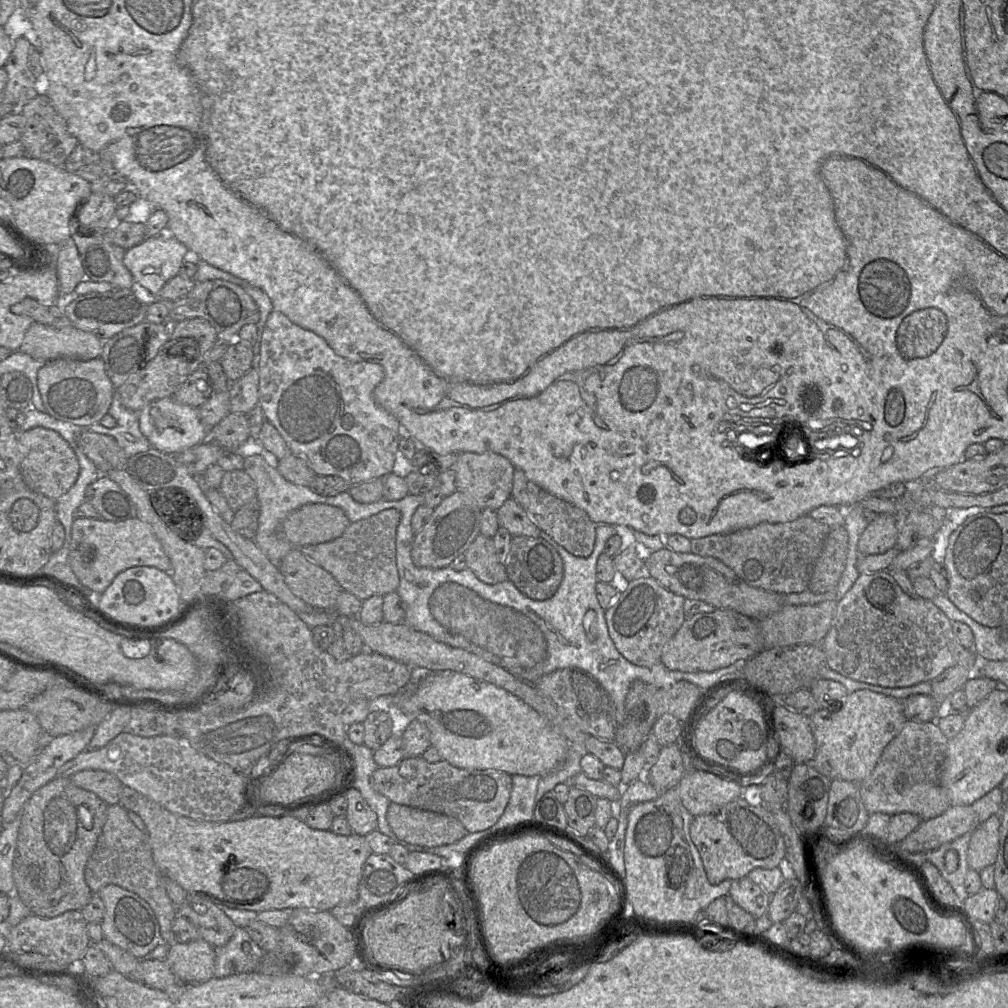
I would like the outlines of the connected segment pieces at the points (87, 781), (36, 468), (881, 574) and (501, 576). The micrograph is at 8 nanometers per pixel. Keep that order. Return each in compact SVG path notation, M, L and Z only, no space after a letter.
M81 770L70 778L76 786L95 793L107 805L120 803L123 784L115 775L103 770Z
M34 427L18 433L20 472L28 487L53 500L58 500L76 482L79 476L79 462L68 442L56 431Z
M888 570L860 574L845 596L837 601L832 624L821 647L828 667L848 678L883 687L908 687L931 681L946 669L957 665L975 670L979 664L977 654L959 643L953 633L951 621L944 612L931 600L909 596Z
M479 534L465 551L466 565L482 582L493 585L508 579L505 565L499 562L492 538Z

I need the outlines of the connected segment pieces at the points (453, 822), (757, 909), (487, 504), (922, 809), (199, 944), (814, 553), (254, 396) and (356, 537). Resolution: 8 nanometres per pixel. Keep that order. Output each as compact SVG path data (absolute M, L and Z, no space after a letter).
M395 802L390 803L386 818L400 840L422 847L452 844L468 833L454 817Z
M747 876L732 880L729 895L739 907L751 914L754 919L767 913L772 896Z
M461 452L453 469L456 474L456 491L472 498L481 509L498 510L511 497L515 466L500 454Z
M907 720L900 733L884 748L870 776L857 783L866 810L870 814L881 812L888 815L908 812L921 820L944 813L951 806L948 794L940 783L948 740L936 721Z
M204 939L173 942L165 962L182 984L199 984L214 977L215 947Z
M808 515L791 522L762 522L728 534L691 540L690 553L723 562L746 584L777 594L801 593L808 589L816 560L830 527Z
M252 367L229 388L230 412L248 413L259 404L259 371Z
M394 508L352 522L338 538L300 548L311 561L329 572L343 588L361 601L373 595L386 595L399 586L396 563L396 531L401 514Z

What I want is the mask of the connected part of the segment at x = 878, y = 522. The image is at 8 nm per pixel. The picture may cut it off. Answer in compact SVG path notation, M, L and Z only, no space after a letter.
M881 513L868 526L858 541L861 556L884 554L896 546L899 535L898 519L894 514Z

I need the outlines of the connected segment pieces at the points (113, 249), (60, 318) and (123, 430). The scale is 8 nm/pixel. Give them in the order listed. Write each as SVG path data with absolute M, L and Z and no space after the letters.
M77 231L72 233L71 238L78 249L87 279L93 282L108 282L114 288L131 289L133 287L134 278L123 263L126 250L111 243L106 237L106 233L82 234L80 231Z
M58 286L58 301L53 305L43 305L33 298L25 298L11 307L11 312L33 319L33 322L48 325L54 328L63 328L72 325L63 313L62 300Z
M117 389L113 392L108 414L116 420L116 426L107 428L99 422L89 426L88 430L98 434L112 436L127 456L147 451L151 445L139 428L139 411L123 406Z

